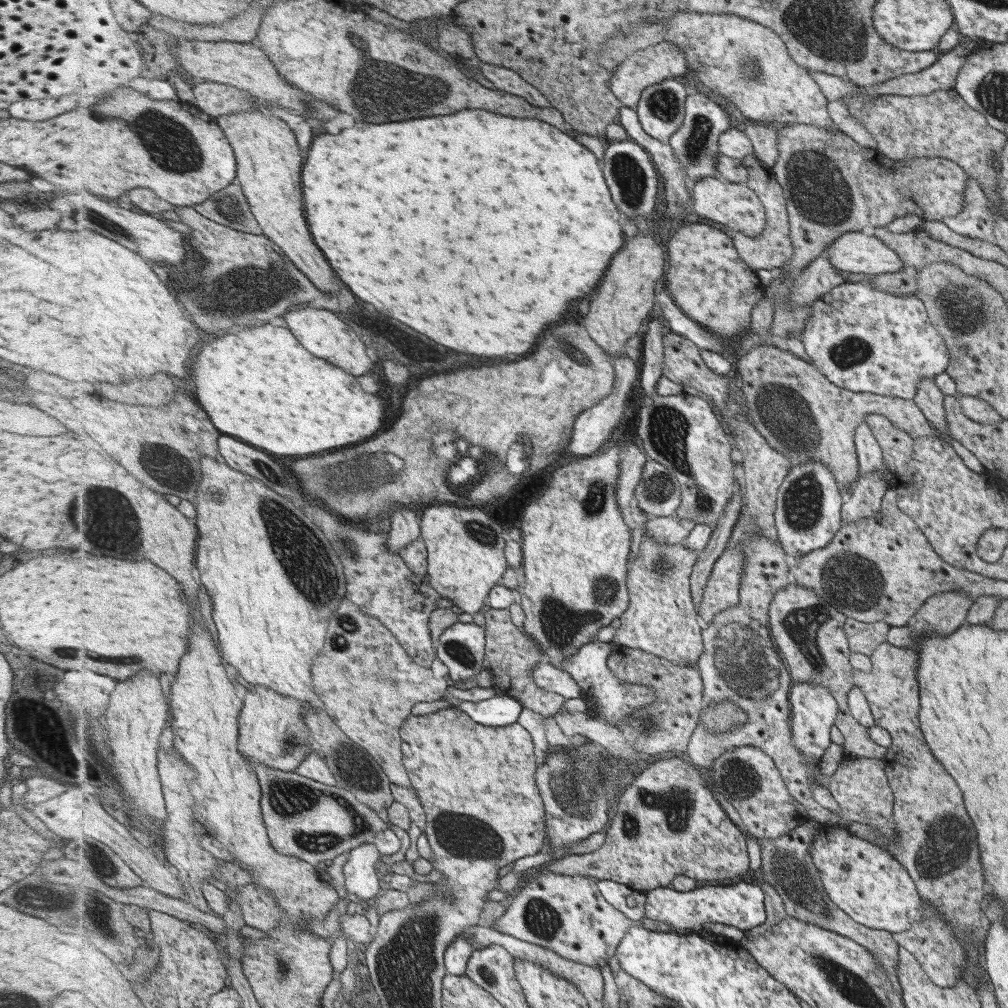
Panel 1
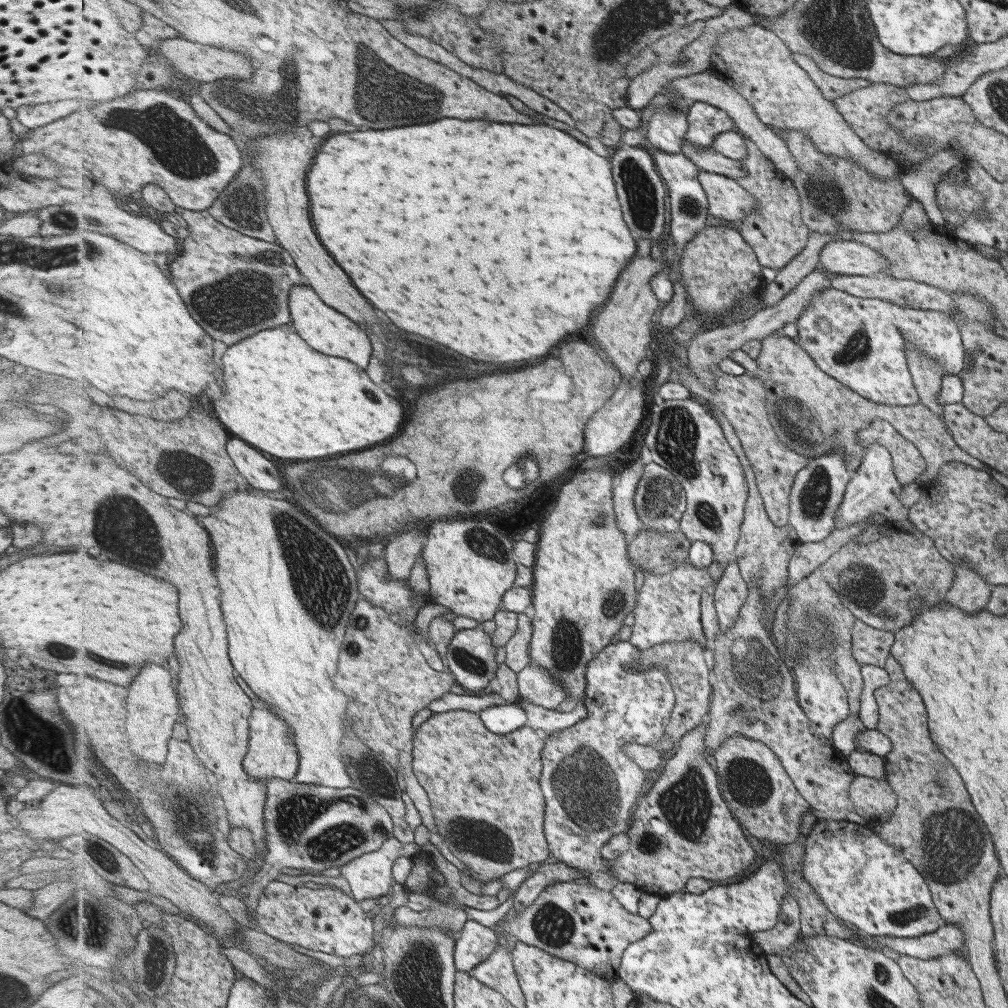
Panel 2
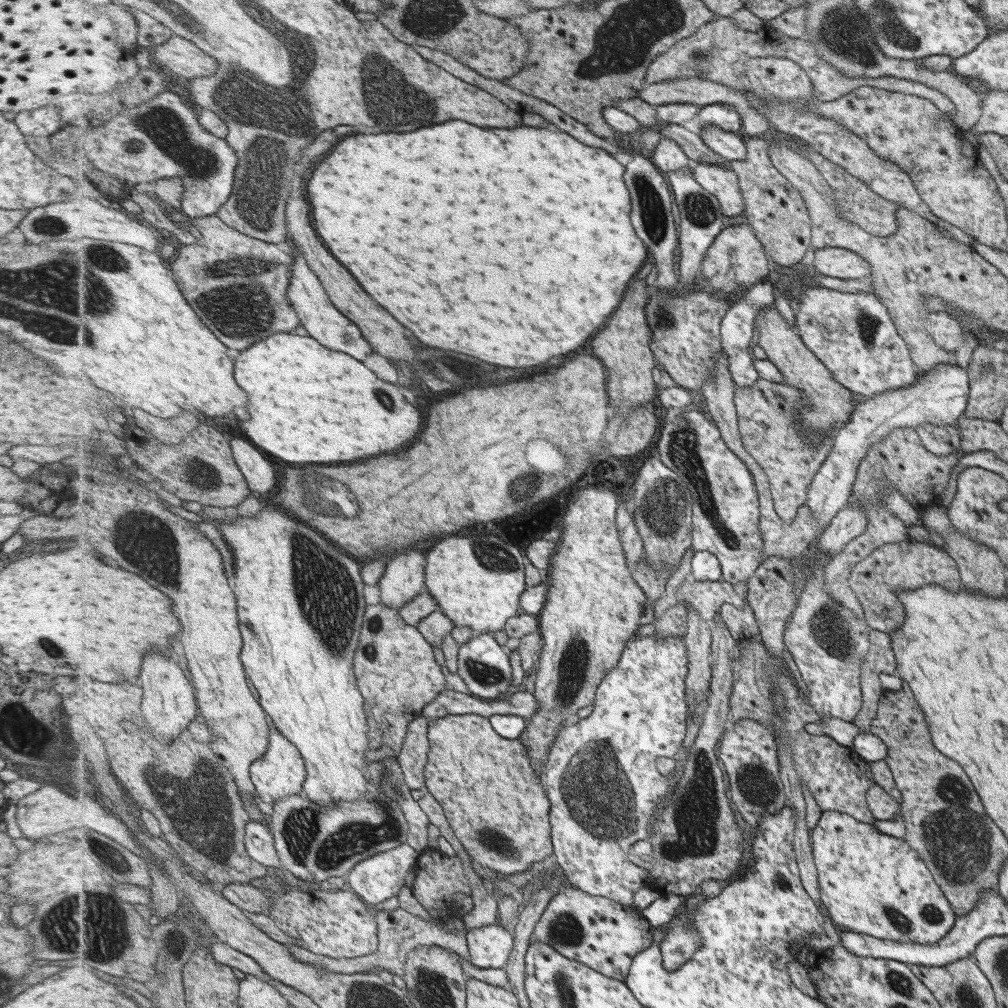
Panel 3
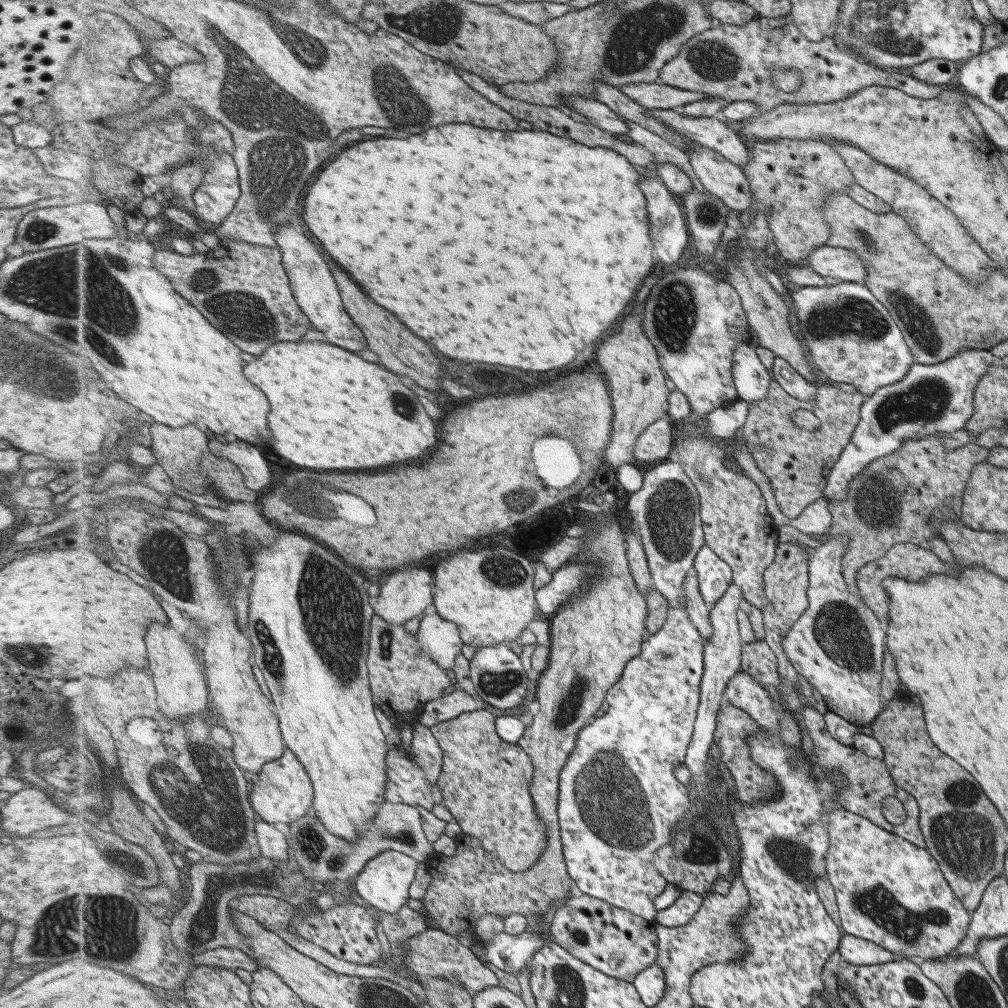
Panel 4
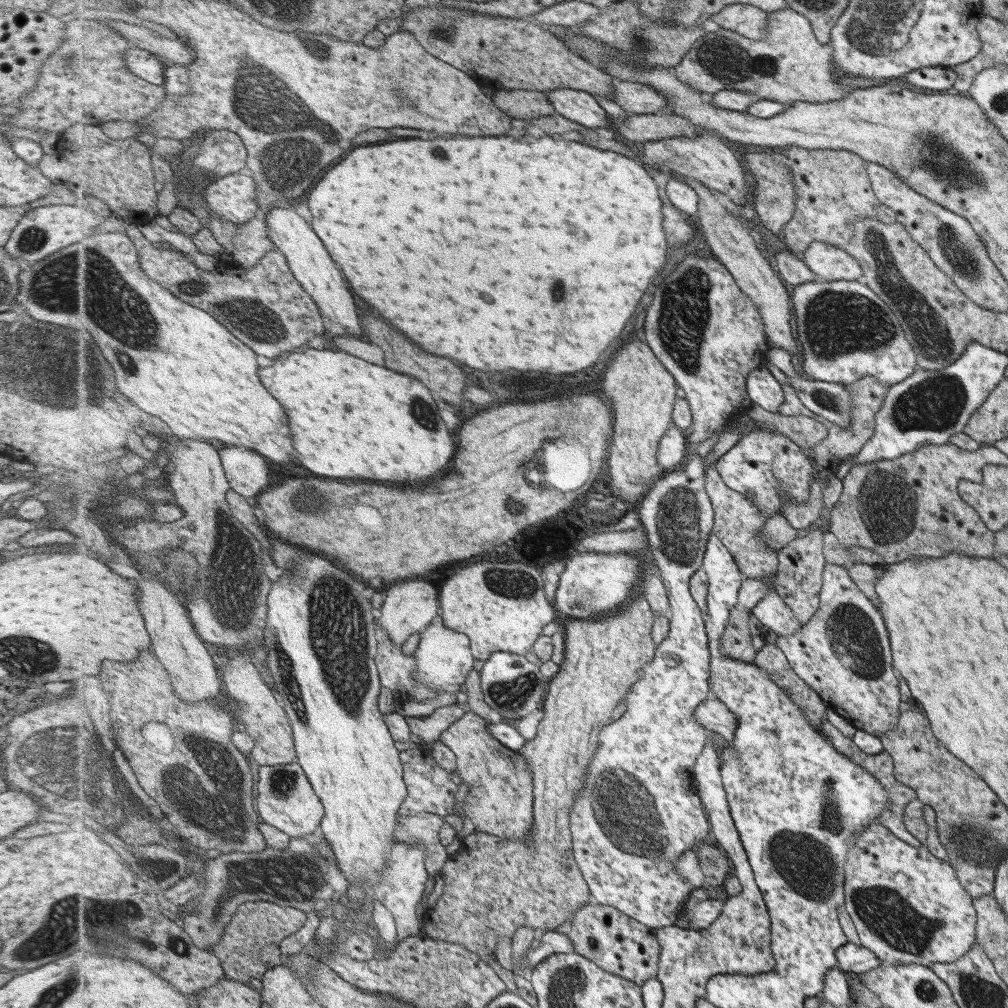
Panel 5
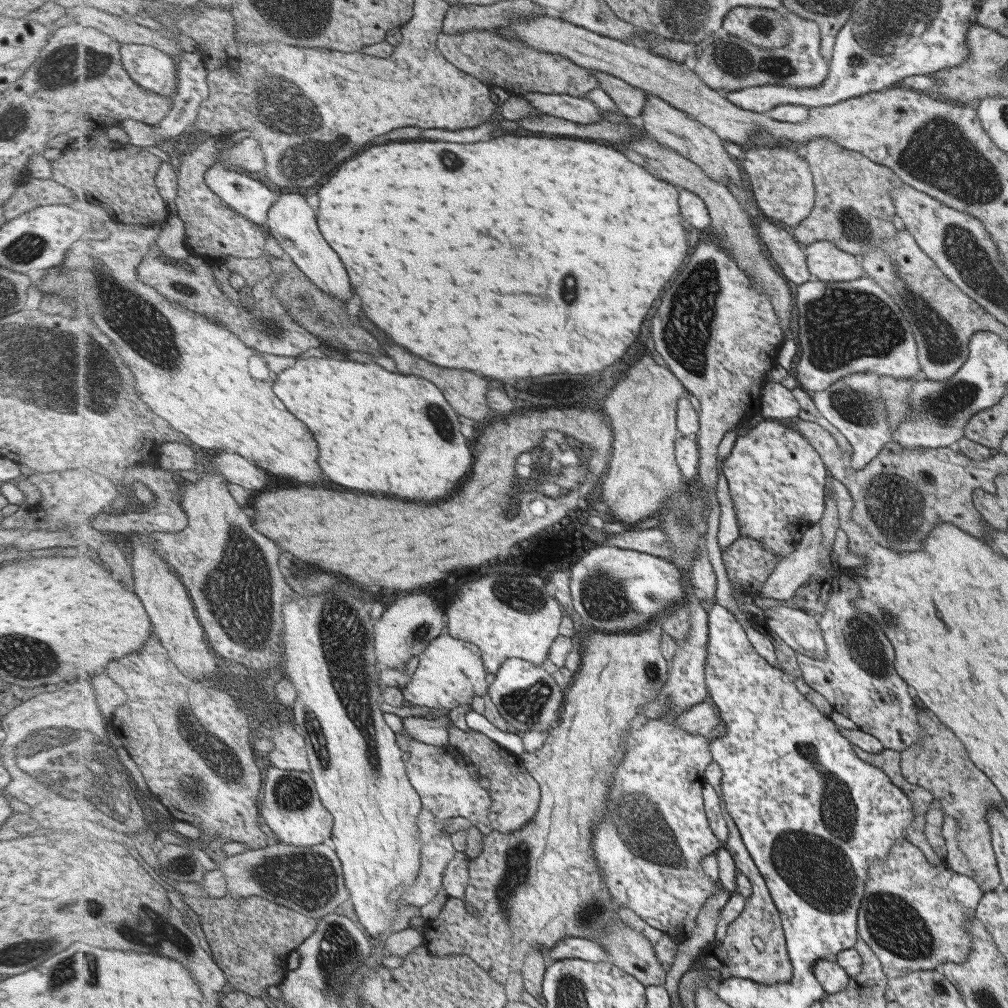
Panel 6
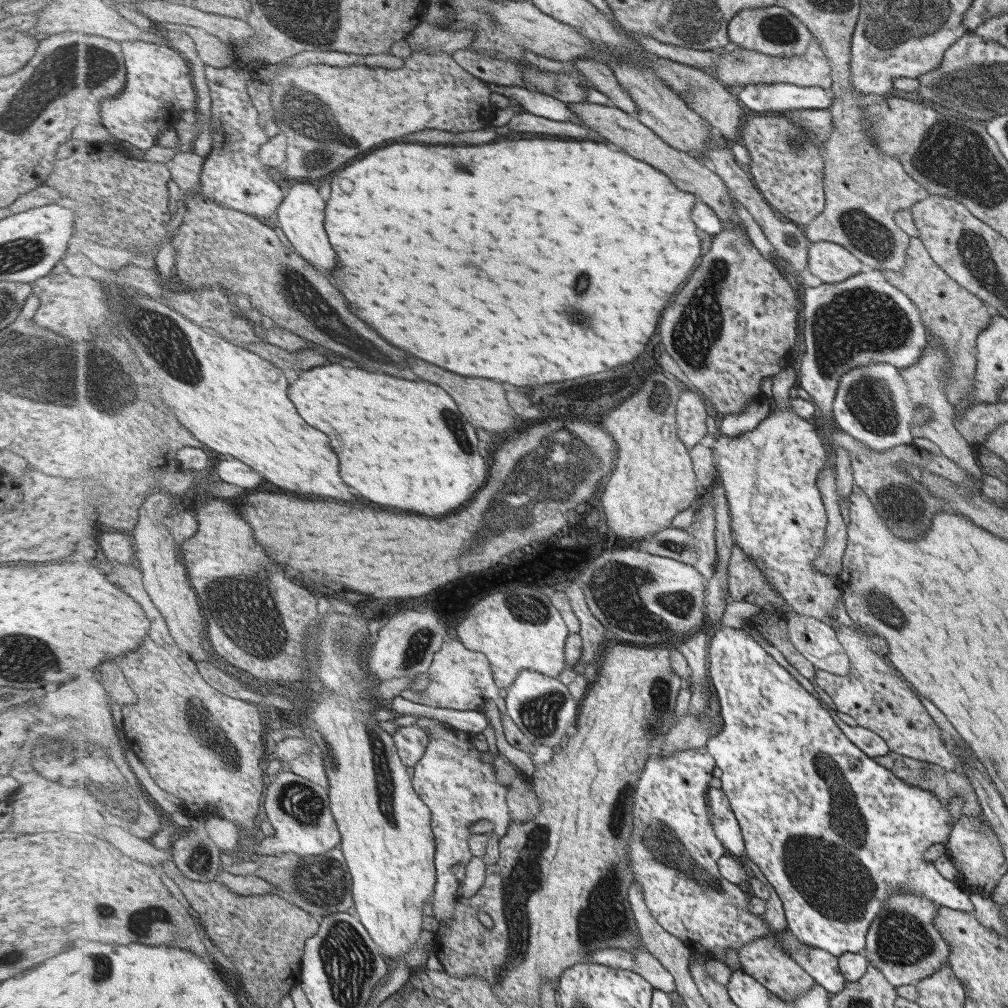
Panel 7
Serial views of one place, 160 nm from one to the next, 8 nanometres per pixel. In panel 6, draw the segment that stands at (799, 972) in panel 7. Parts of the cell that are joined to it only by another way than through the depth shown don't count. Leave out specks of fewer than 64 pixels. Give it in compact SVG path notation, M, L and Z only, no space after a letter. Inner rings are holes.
M713 761L707 771L705 771L705 782L711 784L719 793L721 806L730 830L729 840L723 843L723 846L733 855L740 873L748 878L752 893L746 900L739 919L729 925L725 940L717 940L715 943L710 944L706 948L706 952L700 956L700 960L697 963L708 966L708 971L713 981L711 983L700 982L698 988L711 987L712 989L717 989L717 982L720 983L731 977L767 985L775 984L776 982L789 982L794 975L794 968L786 951L784 930L780 923L779 910L777 910L771 893L768 891L767 884L765 884L759 869L754 864L751 854L744 847L740 828L735 824L733 817L726 809L722 791L723 776L721 765Z

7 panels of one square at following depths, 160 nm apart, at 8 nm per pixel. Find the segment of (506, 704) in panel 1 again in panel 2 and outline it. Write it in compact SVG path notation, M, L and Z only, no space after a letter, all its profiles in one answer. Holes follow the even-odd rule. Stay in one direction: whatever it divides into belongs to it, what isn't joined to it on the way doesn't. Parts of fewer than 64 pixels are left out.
M518 704L499 705L479 713L487 728L497 734L509 734L519 730L527 722L525 709Z

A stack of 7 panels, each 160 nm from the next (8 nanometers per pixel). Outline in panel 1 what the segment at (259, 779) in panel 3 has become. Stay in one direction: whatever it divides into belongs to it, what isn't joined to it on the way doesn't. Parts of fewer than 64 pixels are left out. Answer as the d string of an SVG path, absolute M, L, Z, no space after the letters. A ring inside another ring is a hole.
M251 684L251 687L246 691L240 715L240 751L251 762L266 764L285 772L295 771L316 747L311 730L302 718L305 714L314 713L312 704L301 703L301 700L283 696L260 684Z

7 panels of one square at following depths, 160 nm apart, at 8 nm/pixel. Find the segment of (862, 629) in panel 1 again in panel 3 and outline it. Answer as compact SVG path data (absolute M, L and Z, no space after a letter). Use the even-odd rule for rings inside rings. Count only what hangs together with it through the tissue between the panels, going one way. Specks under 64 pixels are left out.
M872 630L869 634L869 649L861 659L860 682L862 687L861 709L852 723L860 730L868 730L877 711L877 701L883 689L878 681L879 674L895 675L895 659L890 646L889 634Z

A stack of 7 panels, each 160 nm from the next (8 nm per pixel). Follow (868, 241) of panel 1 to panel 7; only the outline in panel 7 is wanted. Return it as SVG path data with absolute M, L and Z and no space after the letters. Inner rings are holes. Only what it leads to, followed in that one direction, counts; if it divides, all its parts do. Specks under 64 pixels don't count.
M829 241L808 245L807 268L821 283L833 284L848 279L864 269L861 260L843 245Z

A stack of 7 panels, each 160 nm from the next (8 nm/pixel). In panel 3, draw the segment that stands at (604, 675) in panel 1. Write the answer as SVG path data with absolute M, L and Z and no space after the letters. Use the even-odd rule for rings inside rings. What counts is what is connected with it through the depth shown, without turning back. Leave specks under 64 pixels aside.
M671 636L671 638L637 637L627 644L627 649L623 652L620 664L605 677L600 688L598 688L595 704L593 705L593 714L583 720L576 720L571 725L565 726L560 730L556 744L550 750L549 760L546 760L543 780L546 791L552 801L550 821L553 824L553 859L563 868L565 877L572 886L580 888L593 896L609 897L611 900L629 907L634 907L635 894L641 888L648 886L646 884L646 880L650 876L648 870L633 862L630 859L630 852L632 852L632 846L637 842L650 840L650 836L653 834L653 824L657 824L657 816L661 816L661 808L665 804L669 804L670 794L677 788L677 784L673 784L673 780L669 780L669 776L659 772L658 758L662 756L675 758L679 754L681 746L684 746L686 735L688 734L689 718L688 685L685 684L687 675L689 675L689 658L687 658L687 646L685 646L683 638L677 638L677 636Z

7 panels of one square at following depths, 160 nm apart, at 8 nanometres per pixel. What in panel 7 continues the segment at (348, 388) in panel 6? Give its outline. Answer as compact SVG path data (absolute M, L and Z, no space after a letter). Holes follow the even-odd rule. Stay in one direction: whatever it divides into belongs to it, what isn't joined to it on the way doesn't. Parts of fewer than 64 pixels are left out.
M339 364L317 366L299 374L301 374L301 378L293 384L293 402L297 404L297 408L301 408L301 416L305 416L305 420L309 420L309 424L313 424L315 428L321 428L327 436L333 436L333 448L337 448L337 452L341 452L341 468L345 468L345 480L349 480L349 486L357 488L365 498L369 498L377 504L407 510L407 512L419 512L419 514L429 514L429 516L445 516L445 514L451 514L451 512L459 510L461 504L469 502L471 496L481 488L481 484L487 482L489 464L487 464L487 458L481 456L481 452L479 452L481 442L477 440L476 426L471 426L471 422L461 414L455 400L441 386L431 384L431 382L411 382L411 380L395 378L395 376L389 376L389 374L367 372L367 370L361 370L361 368L345 368L345 366L339 366ZM453 424L459 424L461 426L459 430L463 430L463 432L457 434Z

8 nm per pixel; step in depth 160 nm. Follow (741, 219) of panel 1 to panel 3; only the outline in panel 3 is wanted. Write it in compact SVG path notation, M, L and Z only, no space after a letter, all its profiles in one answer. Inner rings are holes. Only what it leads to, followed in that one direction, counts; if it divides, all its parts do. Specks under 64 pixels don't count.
M697 161L691 162L690 168L695 180L719 199L725 216L736 217L743 214L743 202L741 202L743 193L740 178L735 171Z

